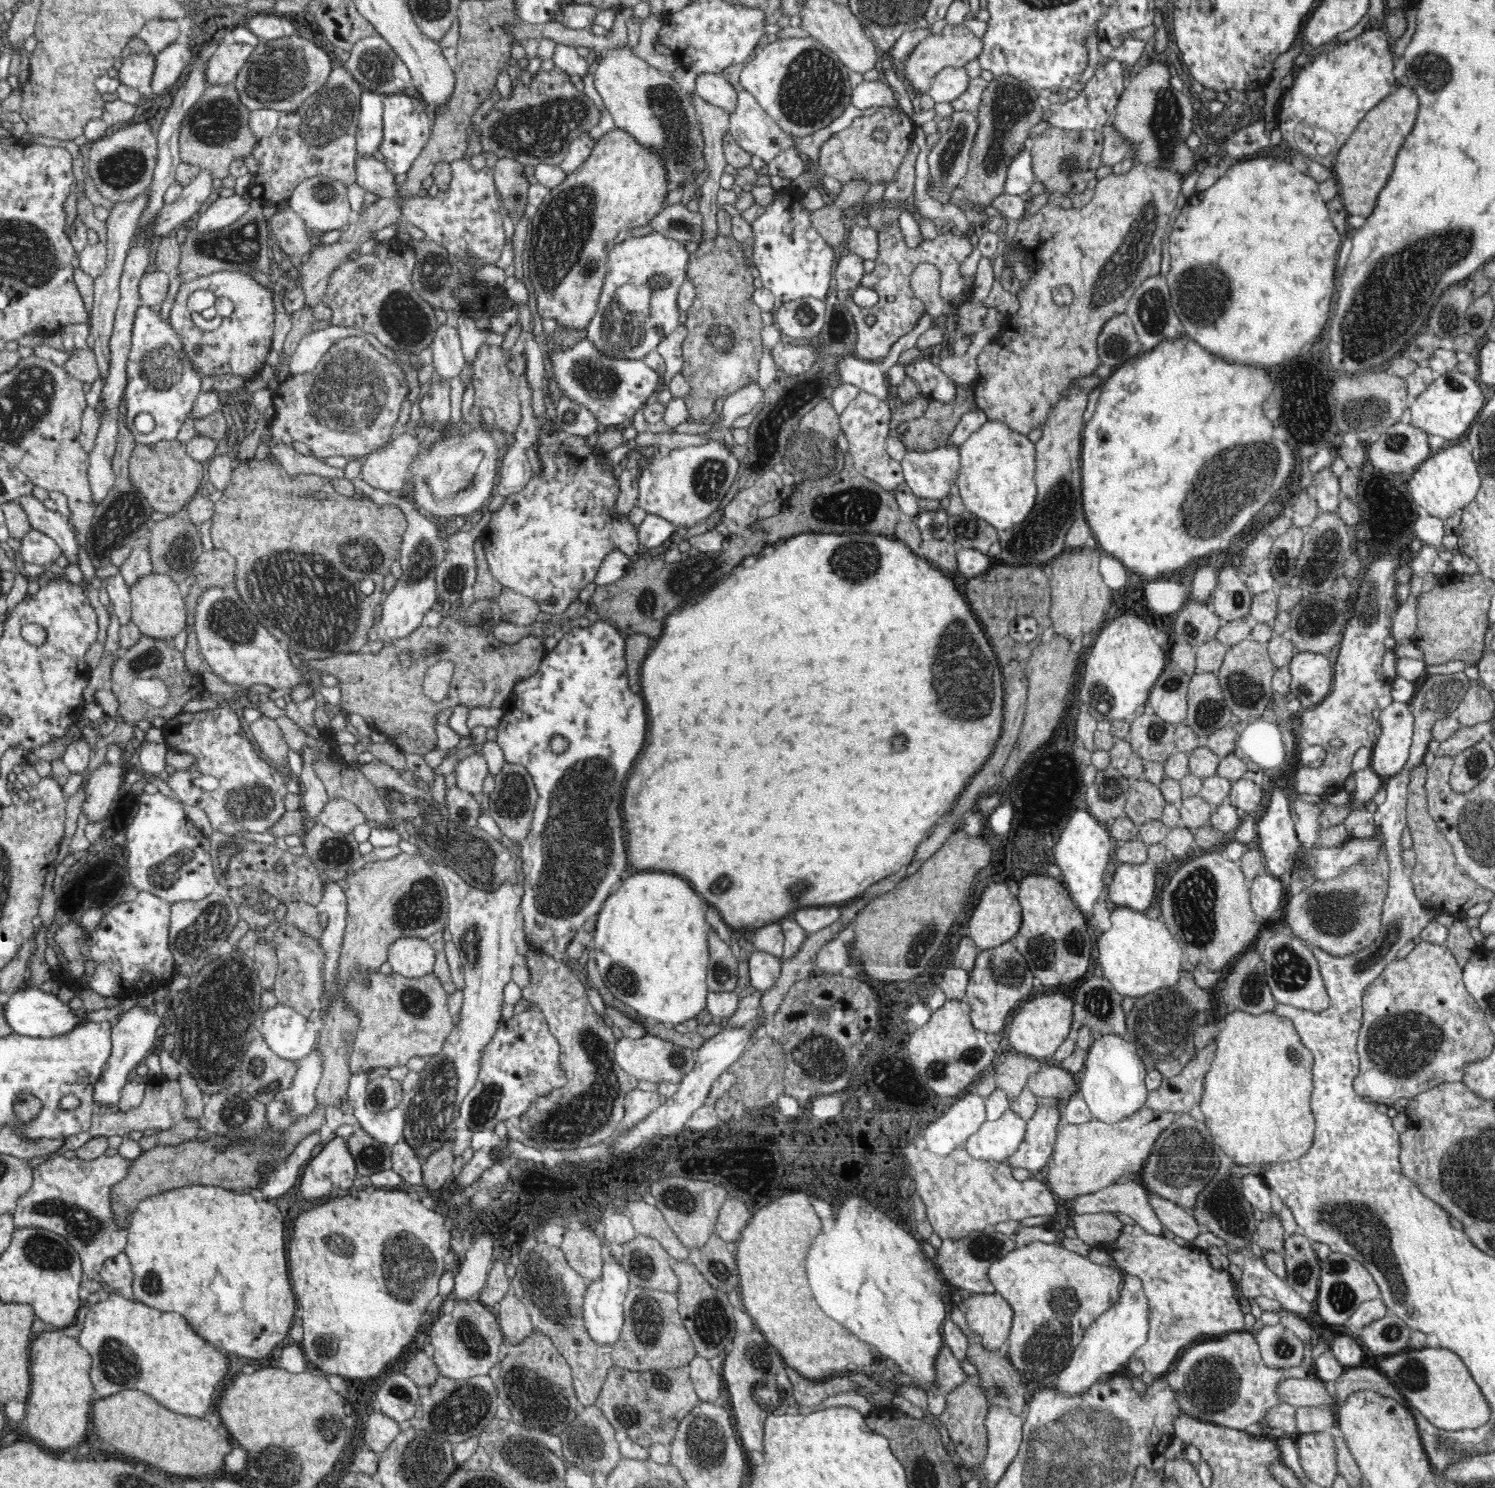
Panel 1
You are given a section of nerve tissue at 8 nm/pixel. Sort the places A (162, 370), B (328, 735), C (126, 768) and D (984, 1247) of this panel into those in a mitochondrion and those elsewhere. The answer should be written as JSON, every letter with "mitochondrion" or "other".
{"A":"mitochondrion","B":"other","C":"other","D":"mitochondrion"}

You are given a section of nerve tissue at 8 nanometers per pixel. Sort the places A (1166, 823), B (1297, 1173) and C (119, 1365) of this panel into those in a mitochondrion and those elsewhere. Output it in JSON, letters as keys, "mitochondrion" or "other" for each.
{"A":"other","B":"other","C":"mitochondrion"}

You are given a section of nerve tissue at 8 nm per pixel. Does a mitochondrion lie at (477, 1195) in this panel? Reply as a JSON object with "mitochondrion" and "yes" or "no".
{"mitochondrion":"no"}

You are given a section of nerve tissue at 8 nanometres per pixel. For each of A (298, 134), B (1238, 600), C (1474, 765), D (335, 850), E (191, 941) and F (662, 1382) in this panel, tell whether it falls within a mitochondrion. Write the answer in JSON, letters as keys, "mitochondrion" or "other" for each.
{"A":"mitochondrion","B":"other","C":"mitochondrion","D":"mitochondrion","E":"mitochondrion","F":"mitochondrion"}

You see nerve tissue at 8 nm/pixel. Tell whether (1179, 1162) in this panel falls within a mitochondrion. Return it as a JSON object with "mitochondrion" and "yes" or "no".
{"mitochondrion":"yes"}

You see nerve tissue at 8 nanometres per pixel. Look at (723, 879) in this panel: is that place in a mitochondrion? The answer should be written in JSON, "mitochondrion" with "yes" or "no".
{"mitochondrion":"yes"}

